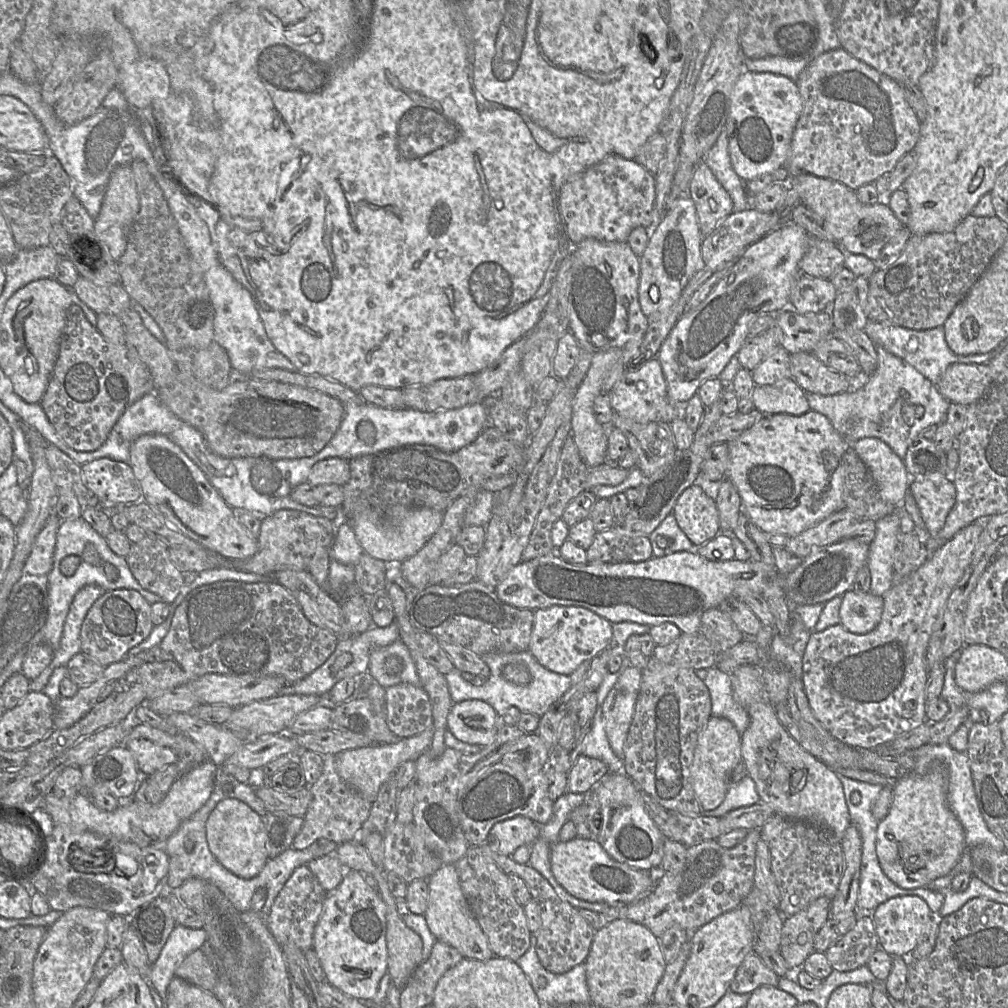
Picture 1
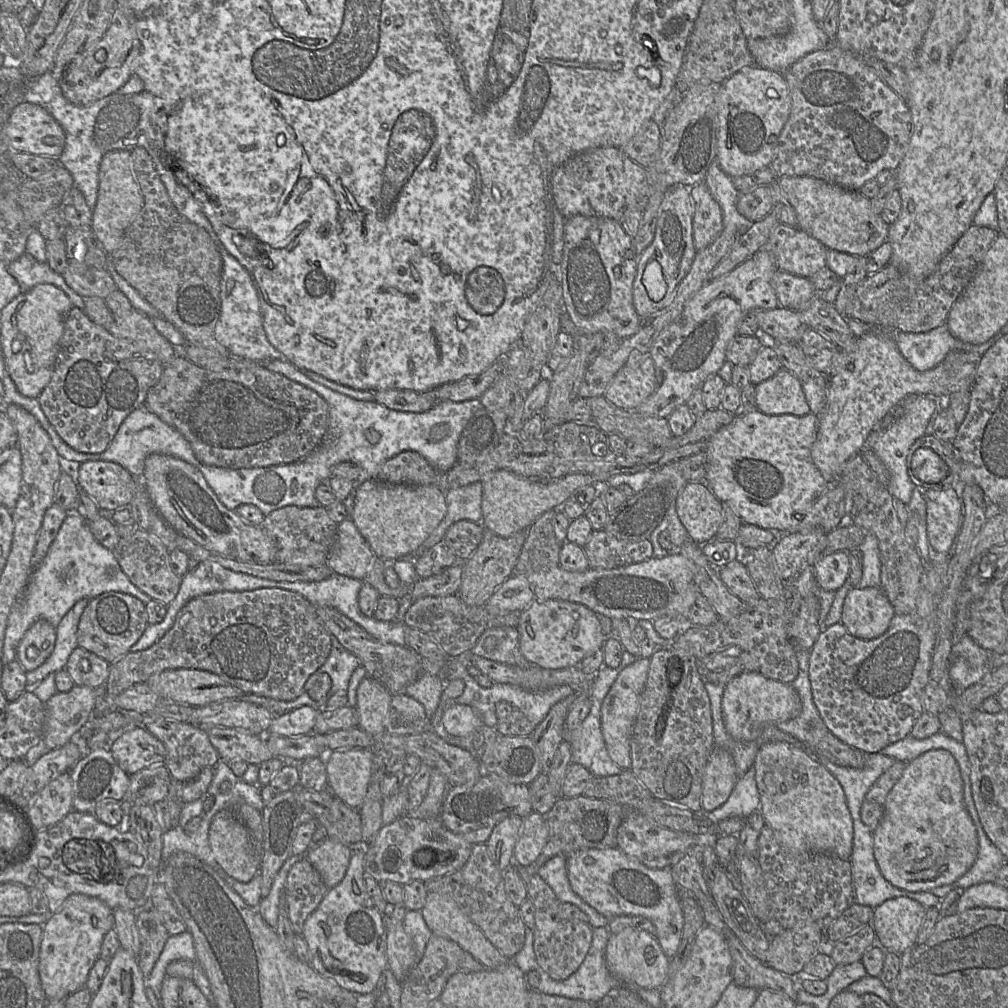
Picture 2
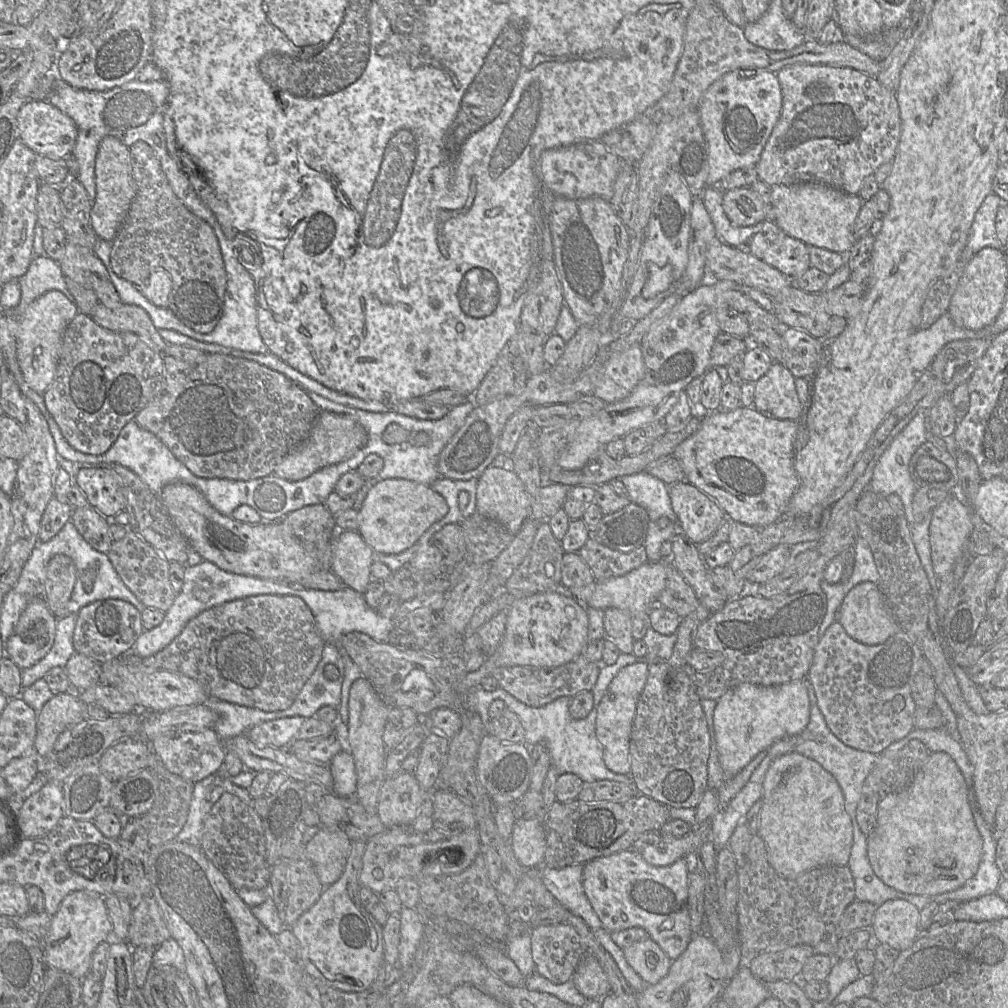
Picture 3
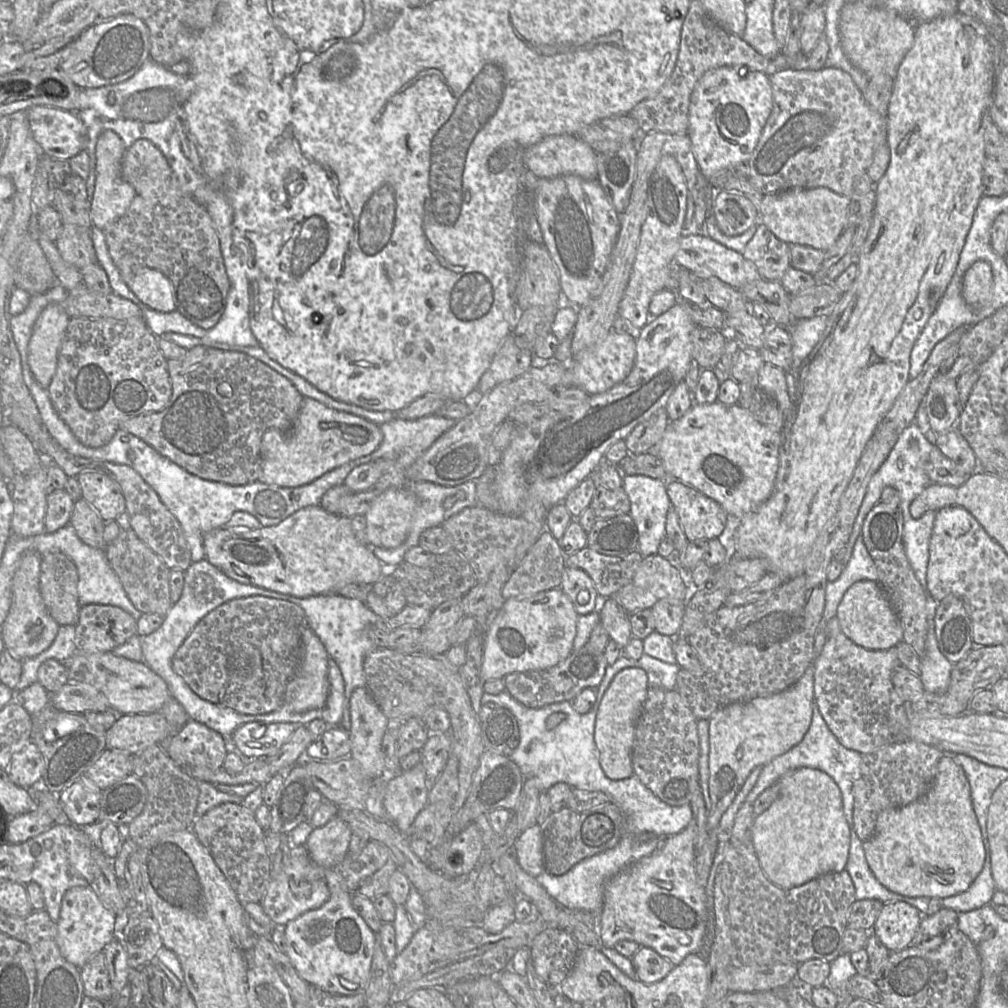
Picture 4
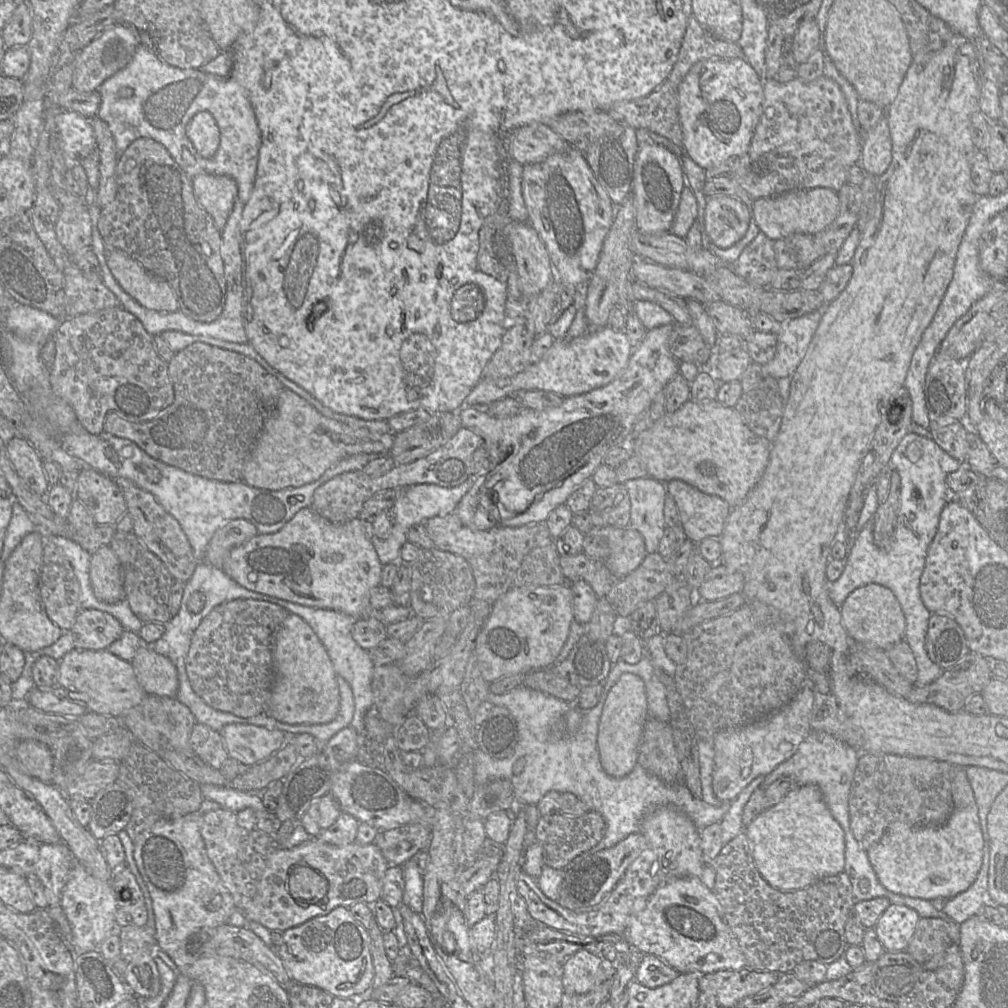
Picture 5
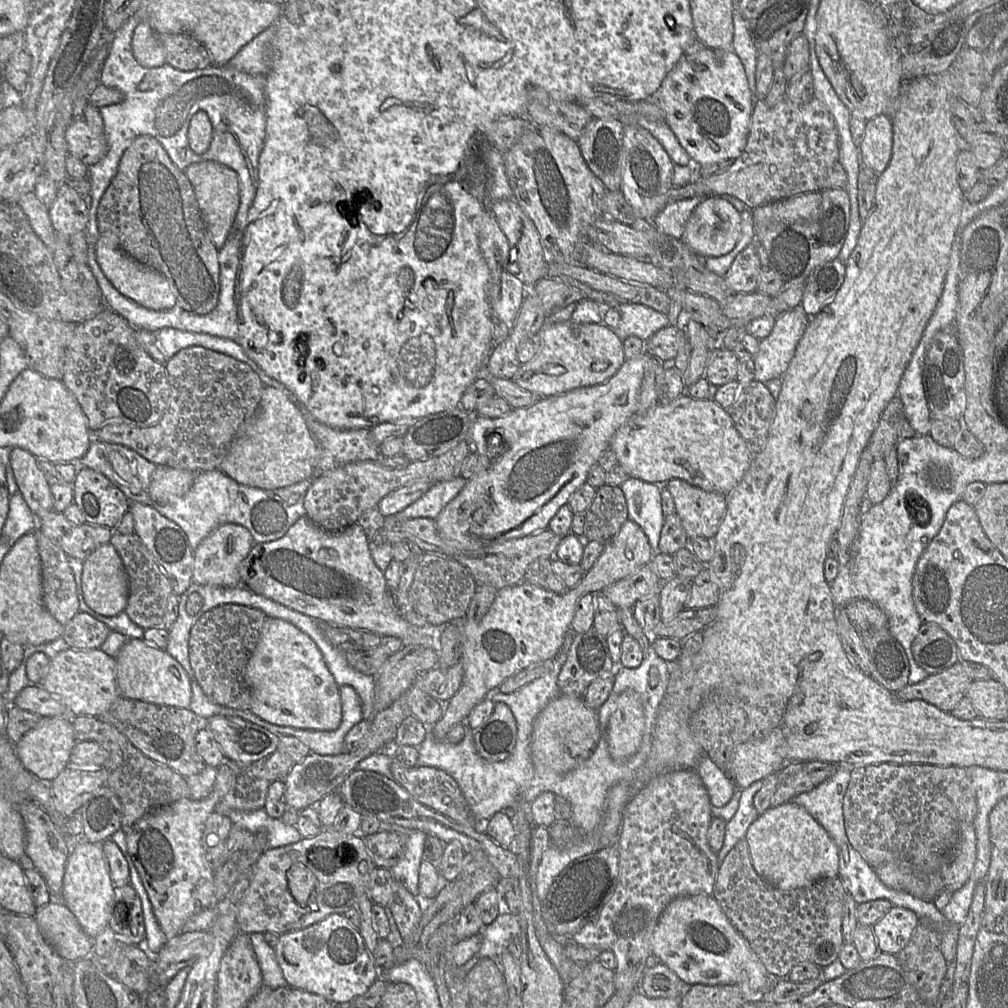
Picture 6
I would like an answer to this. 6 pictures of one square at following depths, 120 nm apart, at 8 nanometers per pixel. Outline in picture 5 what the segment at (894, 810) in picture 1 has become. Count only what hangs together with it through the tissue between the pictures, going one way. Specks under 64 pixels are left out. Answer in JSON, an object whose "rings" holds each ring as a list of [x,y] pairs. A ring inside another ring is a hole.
{"rings":[[[953,766],[950,778],[953,810],[945,824],[913,828],[904,822],[893,822],[881,839],[866,850],[877,879],[887,890],[925,900],[950,899],[966,891],[976,880],[984,846],[978,808],[963,767]]]}

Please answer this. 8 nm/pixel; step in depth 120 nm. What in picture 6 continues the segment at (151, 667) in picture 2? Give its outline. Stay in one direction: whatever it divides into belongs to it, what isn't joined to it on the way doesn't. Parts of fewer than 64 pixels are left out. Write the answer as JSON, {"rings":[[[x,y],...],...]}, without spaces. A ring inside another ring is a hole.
{"rings":[[[224,604],[206,612],[192,627],[189,638],[191,667],[212,702],[232,709],[250,710],[251,693],[245,681],[245,671],[267,618],[258,608]]]}

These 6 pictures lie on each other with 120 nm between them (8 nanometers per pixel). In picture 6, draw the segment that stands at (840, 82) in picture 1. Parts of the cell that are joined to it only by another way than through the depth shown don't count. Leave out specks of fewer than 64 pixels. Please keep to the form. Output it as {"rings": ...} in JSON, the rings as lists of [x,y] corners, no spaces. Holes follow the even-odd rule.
{"rings":[[[784,97],[780,102],[775,104],[774,106],[769,106],[765,98],[755,99],[755,103],[752,110],[751,122],[750,122],[750,130],[748,135],[748,141],[746,147],[741,154],[740,157],[734,160],[733,164],[723,173],[714,174],[709,177],[697,177],[693,182],[697,184],[697,186],[702,189],[702,195],[715,195],[721,196],[724,194],[729,194],[735,196],[740,199],[744,203],[746,203],[750,208],[754,209],[758,206],[765,205],[770,202],[774,202],[777,200],[782,200],[785,198],[789,198],[795,196],[797,194],[803,194],[806,192],[821,192],[823,189],[823,178],[826,176],[827,169],[837,162],[839,159],[839,134],[836,127],[836,123],[833,115],[828,110],[826,105],[815,97],[806,104],[796,104],[791,100]]]}

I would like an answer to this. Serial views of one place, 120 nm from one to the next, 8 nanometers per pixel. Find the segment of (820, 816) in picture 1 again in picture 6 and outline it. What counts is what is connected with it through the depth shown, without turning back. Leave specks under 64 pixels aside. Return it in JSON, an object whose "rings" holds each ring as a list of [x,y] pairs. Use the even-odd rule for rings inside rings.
{"rings":[[[793,801],[771,807],[759,815],[747,829],[745,839],[756,873],[781,891],[806,887],[819,879],[838,876],[837,846],[826,830]]]}

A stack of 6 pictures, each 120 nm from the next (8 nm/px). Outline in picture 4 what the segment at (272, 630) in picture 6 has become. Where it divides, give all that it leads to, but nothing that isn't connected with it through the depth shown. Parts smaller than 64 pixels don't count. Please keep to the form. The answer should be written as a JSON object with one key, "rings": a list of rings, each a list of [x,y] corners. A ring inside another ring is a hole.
{"rings":[[[308,626],[301,636],[301,664],[288,684],[285,702],[296,713],[323,708],[330,683],[328,679],[329,654],[319,637]]]}

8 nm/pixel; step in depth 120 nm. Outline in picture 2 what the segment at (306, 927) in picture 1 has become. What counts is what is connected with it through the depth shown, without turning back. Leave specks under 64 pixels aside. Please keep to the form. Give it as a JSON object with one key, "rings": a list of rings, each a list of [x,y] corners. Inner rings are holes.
{"rings":[[[305,857],[290,869],[284,895],[288,904],[288,915],[295,934],[302,935],[308,916],[319,906],[328,888],[321,876]]]}

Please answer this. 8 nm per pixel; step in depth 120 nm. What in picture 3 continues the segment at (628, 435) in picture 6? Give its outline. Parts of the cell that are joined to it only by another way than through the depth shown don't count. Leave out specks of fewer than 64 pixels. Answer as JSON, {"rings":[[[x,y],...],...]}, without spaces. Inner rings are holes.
{"rings":[[[739,405],[732,410],[719,408],[708,412],[702,418],[699,429],[680,443],[672,455],[680,462],[685,481],[713,497],[727,518],[762,528],[784,517],[786,507],[798,488],[799,479],[794,468],[797,430],[796,420],[768,416],[754,406]]]}

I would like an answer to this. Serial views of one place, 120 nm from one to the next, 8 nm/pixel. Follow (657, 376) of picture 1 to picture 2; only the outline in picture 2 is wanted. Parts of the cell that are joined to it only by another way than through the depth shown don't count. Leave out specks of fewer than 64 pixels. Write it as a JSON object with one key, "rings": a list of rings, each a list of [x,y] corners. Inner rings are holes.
{"rings":[[[633,350],[625,365],[616,373],[604,397],[619,408],[626,410],[636,410],[657,389],[657,379],[655,375],[655,364],[650,353],[641,353]]]}

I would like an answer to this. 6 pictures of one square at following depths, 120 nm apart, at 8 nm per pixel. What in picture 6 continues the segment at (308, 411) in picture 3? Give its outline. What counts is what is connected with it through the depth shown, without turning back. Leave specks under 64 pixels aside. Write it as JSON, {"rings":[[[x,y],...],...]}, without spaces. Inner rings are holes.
{"rings":[[[201,347],[181,349],[165,363],[171,386],[170,402],[162,418],[149,427],[108,422],[94,437],[136,451],[156,465],[193,472],[219,468],[234,439],[257,409],[265,385],[247,364]]]}

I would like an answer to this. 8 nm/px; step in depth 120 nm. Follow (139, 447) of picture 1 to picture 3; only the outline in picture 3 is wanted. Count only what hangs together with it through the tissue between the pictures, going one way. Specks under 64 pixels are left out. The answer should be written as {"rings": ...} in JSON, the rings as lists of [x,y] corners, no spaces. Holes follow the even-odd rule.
{"rings":[[[180,482],[166,485],[159,494],[159,498],[190,547],[196,550],[203,560],[208,560],[225,571],[272,580],[281,585],[295,585],[317,568],[324,568],[318,567],[318,562],[304,549],[285,520],[262,521],[259,524],[237,521],[231,515],[225,516],[215,510],[195,487]]]}

